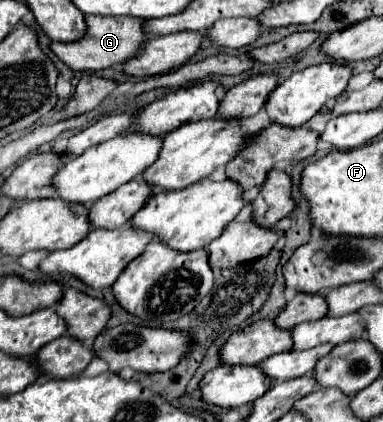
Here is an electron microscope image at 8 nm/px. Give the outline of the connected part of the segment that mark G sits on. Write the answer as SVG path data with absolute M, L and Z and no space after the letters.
M85 16L87 22L87 32L81 40L75 42L51 42L51 52L67 64L71 70L81 70L81 72L95 72L95 70L105 70L109 66L121 64L123 60L129 60L141 50L141 44L147 40L143 34L143 26L139 18L129 18L129 16Z

